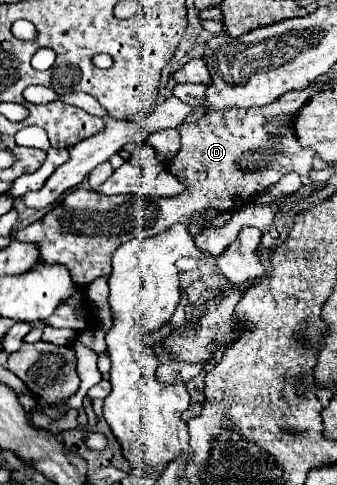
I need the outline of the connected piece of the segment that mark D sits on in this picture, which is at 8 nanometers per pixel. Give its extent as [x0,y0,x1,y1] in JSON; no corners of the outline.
[17,87,317,333]

